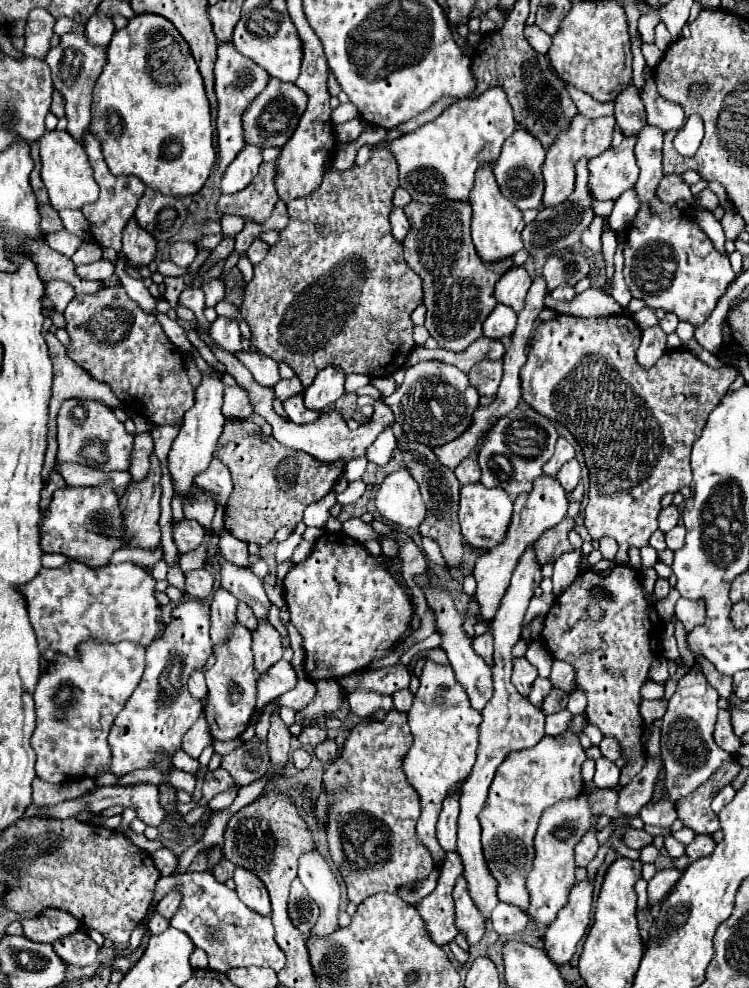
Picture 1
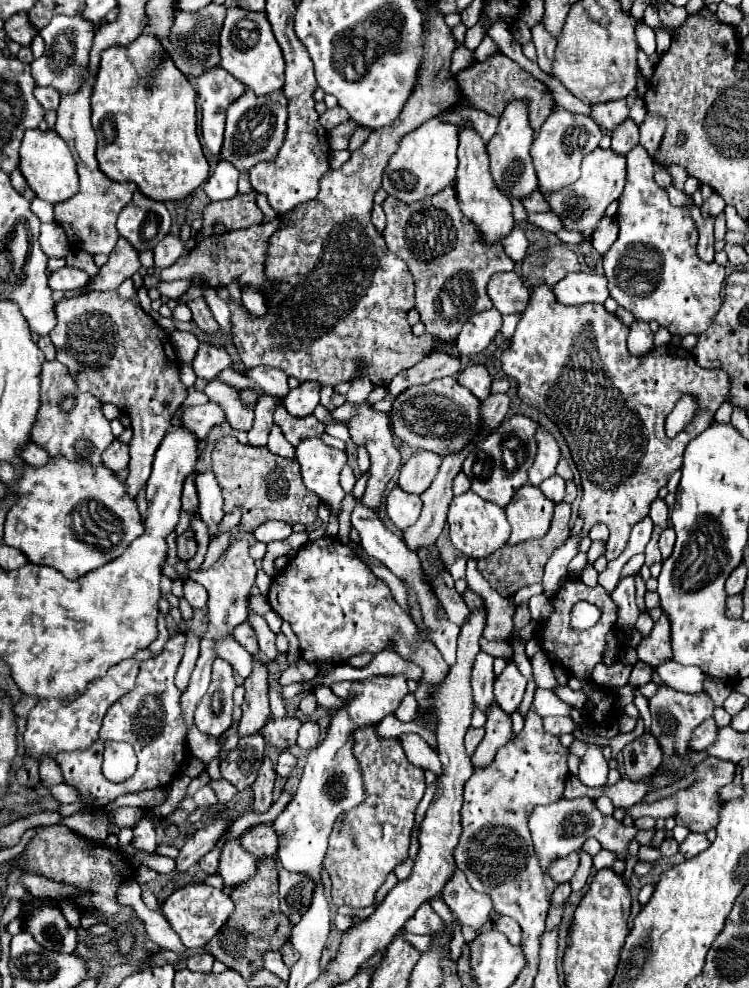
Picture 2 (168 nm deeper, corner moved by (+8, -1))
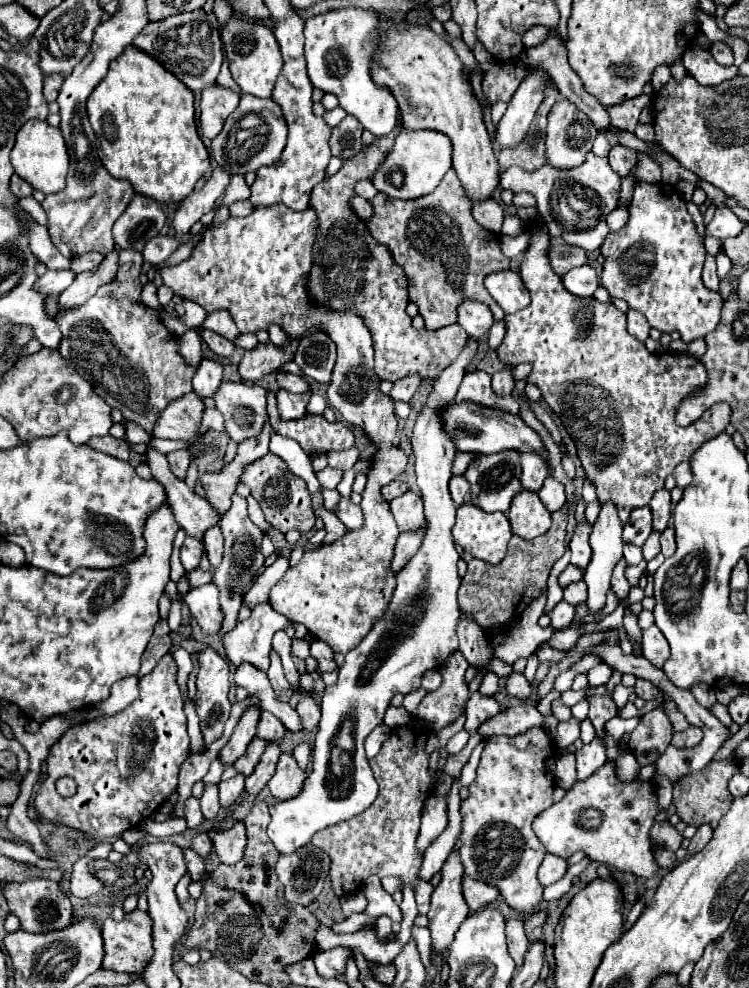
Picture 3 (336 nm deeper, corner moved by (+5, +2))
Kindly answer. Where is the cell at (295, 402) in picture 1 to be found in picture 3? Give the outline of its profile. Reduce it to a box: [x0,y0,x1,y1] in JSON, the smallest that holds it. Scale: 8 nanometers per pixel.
[266,390,354,454]

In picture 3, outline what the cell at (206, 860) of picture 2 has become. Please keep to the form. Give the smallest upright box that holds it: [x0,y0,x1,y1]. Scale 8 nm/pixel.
[192,834,212,858]

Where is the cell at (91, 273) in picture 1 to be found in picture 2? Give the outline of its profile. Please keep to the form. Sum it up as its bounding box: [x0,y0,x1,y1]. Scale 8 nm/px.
[49,267,89,291]

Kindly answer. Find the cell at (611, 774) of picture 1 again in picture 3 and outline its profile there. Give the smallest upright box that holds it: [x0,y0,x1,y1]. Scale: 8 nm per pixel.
[576,738,606,780]

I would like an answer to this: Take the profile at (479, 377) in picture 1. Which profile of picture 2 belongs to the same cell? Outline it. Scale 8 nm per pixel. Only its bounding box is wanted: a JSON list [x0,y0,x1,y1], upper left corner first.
[457,365,491,401]

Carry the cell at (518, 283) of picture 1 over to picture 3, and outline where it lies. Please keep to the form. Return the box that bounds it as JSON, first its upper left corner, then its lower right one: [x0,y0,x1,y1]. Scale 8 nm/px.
[486,270,530,314]

